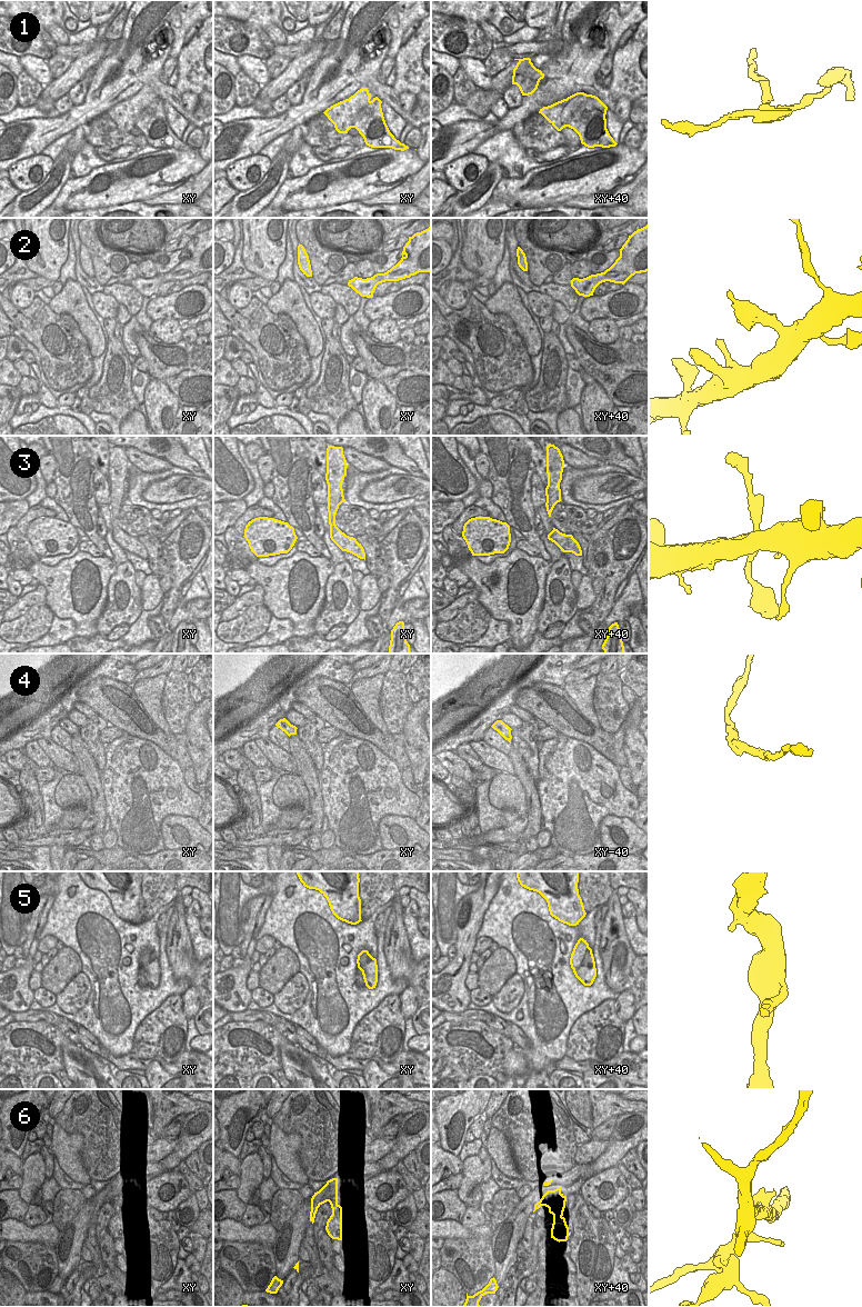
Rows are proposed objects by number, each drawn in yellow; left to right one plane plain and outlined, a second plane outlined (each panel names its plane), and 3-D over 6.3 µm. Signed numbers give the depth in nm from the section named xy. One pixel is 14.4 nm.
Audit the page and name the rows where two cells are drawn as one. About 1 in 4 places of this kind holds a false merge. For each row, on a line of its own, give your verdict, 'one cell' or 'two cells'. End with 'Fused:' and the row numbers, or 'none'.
1: two cells
2: one cell
3: two cells
4: two cells
5: one cell
6: two cells
Fused: 1, 3, 4, 6

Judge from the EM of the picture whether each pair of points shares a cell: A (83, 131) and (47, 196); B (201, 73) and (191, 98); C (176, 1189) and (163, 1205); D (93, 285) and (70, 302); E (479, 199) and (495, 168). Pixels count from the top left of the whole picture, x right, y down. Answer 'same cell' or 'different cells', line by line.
A: same cell
B: different cells
C: same cell
D: different cells
E: same cell

